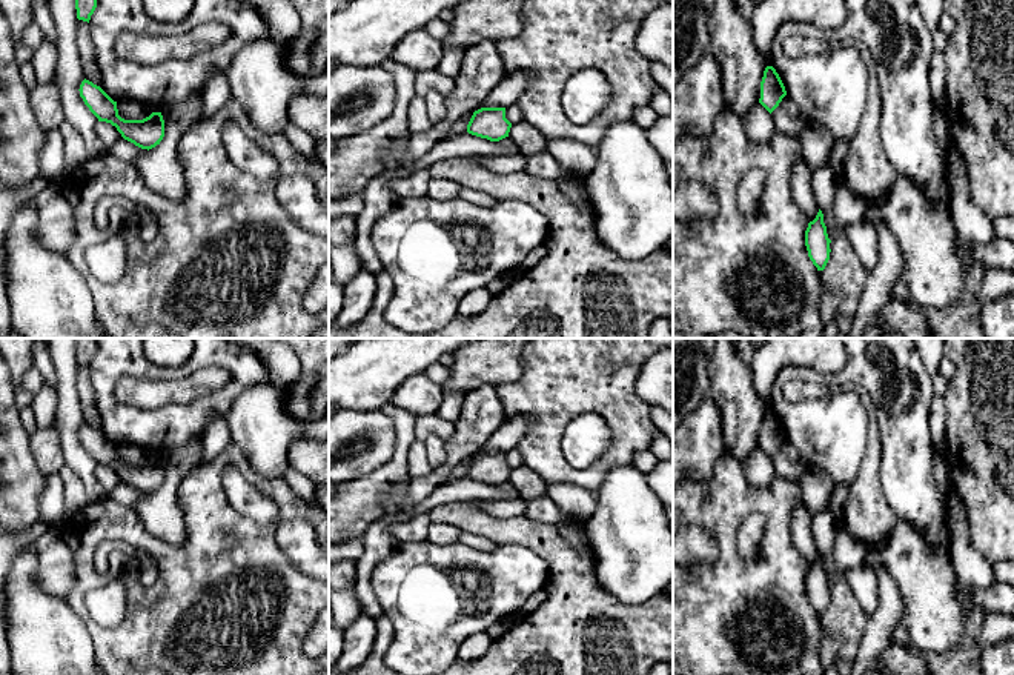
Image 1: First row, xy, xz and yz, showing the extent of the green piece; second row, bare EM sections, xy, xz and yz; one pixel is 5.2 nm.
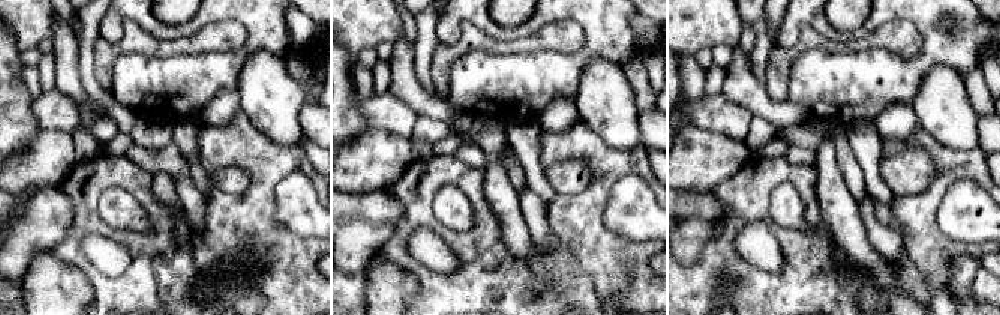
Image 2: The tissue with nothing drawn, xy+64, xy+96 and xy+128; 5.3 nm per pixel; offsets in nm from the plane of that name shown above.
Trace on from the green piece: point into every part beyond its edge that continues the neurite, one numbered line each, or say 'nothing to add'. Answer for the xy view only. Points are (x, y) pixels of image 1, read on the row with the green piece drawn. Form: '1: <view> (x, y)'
nothing to add

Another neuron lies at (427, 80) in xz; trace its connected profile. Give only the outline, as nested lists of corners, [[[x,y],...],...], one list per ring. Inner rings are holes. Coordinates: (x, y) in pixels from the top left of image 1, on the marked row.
[[[438,69],[415,72],[415,95],[426,97],[430,91],[447,98],[455,88],[455,78],[441,74]]]

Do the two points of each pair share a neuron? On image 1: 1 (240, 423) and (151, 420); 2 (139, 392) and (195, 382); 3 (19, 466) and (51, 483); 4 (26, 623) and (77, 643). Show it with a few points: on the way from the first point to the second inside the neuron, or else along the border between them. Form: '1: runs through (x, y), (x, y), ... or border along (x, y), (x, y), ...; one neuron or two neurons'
1: border along (246, 388), (234, 400), (225, 418); two neurons
2: runs through (152, 392), (182, 391); one neuron
3: border along (46, 477), (39, 500), (39, 515); two neurons
4: runs through (39, 629), (53, 643), (65, 643); one neuron

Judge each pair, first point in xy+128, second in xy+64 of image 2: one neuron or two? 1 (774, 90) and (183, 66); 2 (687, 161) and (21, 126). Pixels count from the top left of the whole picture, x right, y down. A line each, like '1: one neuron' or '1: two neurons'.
1: two neurons
2: two neurons

